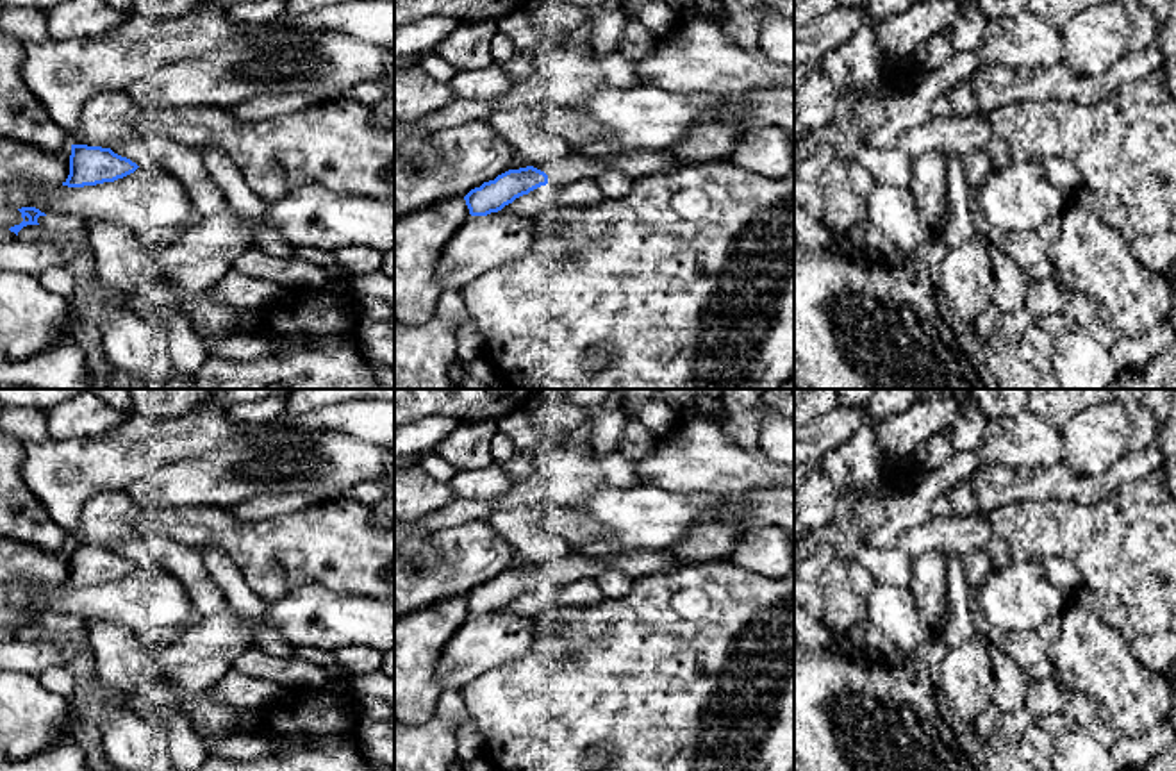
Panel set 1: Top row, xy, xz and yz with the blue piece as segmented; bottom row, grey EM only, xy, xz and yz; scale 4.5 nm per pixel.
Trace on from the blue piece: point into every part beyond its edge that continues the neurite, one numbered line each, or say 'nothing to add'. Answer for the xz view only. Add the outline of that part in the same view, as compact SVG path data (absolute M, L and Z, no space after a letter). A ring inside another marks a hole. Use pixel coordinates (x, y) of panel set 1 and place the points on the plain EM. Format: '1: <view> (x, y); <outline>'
1: xz (657, 561); M669 548L632 550L612 557L567 555L548 566L548 585L562 587L580 580L596 582L598 576L616 571L637 580L646 575L667 575L683 564Z

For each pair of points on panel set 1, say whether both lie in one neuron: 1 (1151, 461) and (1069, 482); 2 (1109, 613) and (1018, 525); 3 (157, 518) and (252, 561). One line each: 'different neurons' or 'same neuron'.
1: same neuron
2: different neurons
3: same neuron

